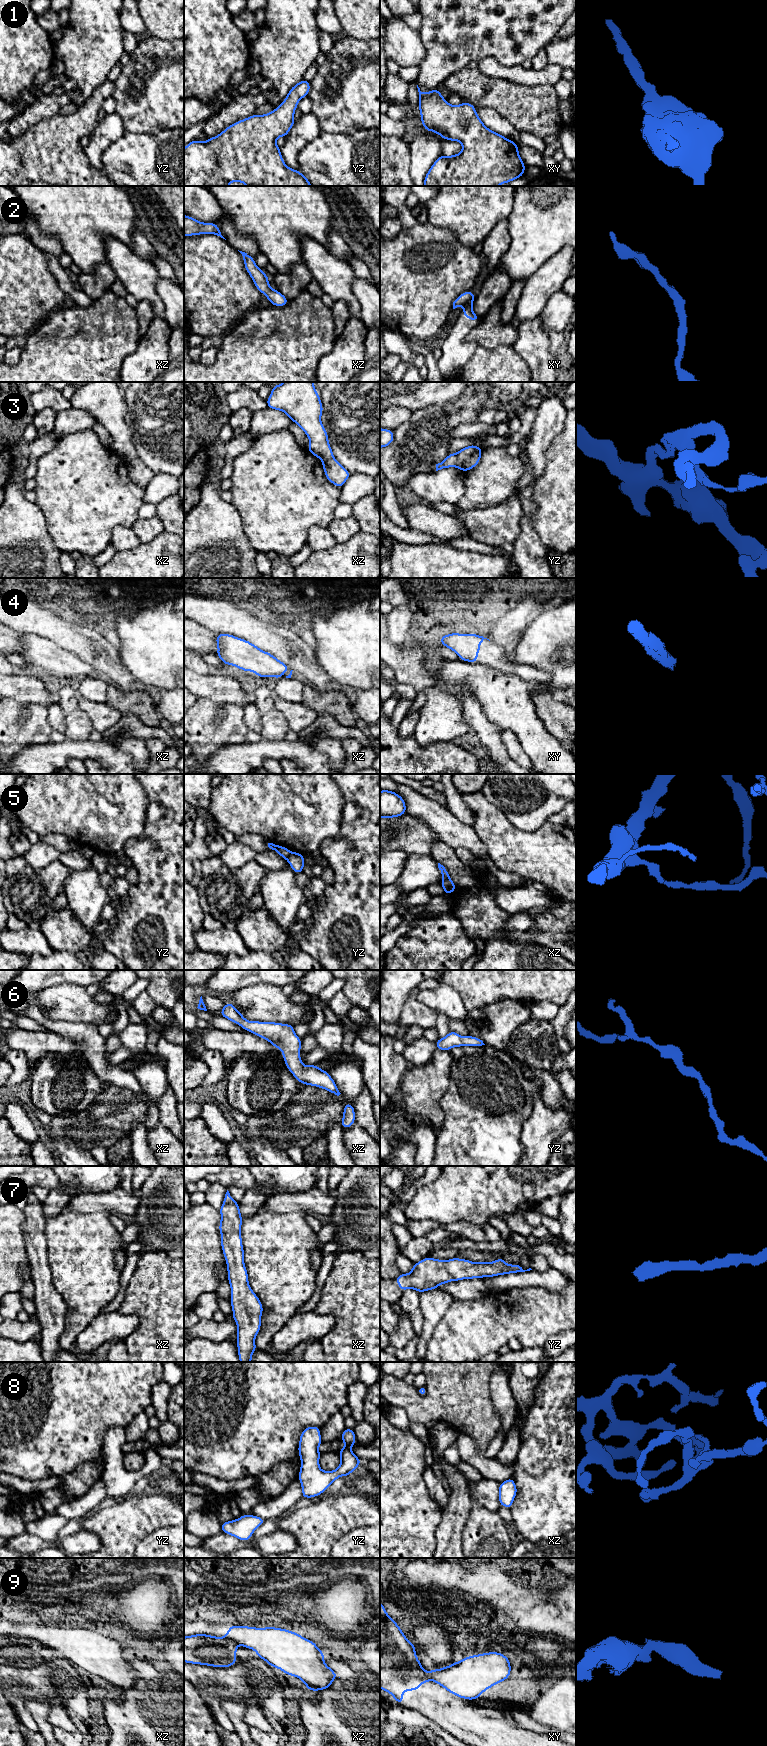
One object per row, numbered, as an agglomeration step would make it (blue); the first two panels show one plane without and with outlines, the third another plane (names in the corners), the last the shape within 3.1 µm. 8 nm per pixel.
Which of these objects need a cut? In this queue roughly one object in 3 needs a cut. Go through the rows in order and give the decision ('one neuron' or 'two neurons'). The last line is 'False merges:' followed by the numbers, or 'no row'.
1: one neuron
2: one neuron
3: two neurons
4: one neuron
5: two neurons
6: one neuron
7: one neuron
8: one neuron
9: two neurons
False merges: 3, 5, 9

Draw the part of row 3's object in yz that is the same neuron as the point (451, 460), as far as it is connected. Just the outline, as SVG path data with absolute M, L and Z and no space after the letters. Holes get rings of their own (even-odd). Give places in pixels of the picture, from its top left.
M450 453L442 462L436 464L436 471L457 466L457 456L454 453Z

